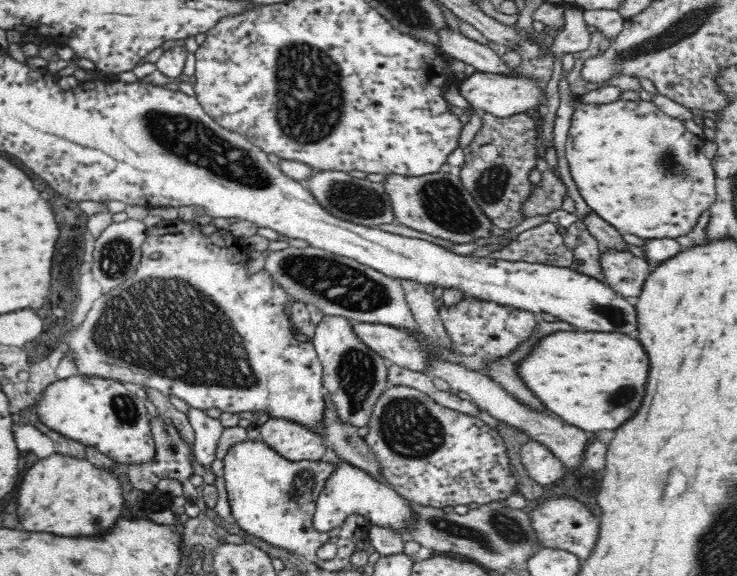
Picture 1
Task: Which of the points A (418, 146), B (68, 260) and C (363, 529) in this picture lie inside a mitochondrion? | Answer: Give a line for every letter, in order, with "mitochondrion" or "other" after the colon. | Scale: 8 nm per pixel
A: other
B: mitochondrion
C: other

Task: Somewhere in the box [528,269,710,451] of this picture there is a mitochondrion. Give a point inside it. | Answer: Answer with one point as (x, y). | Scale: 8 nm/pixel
(615, 316)

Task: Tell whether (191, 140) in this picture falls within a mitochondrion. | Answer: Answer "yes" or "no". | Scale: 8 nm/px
yes

